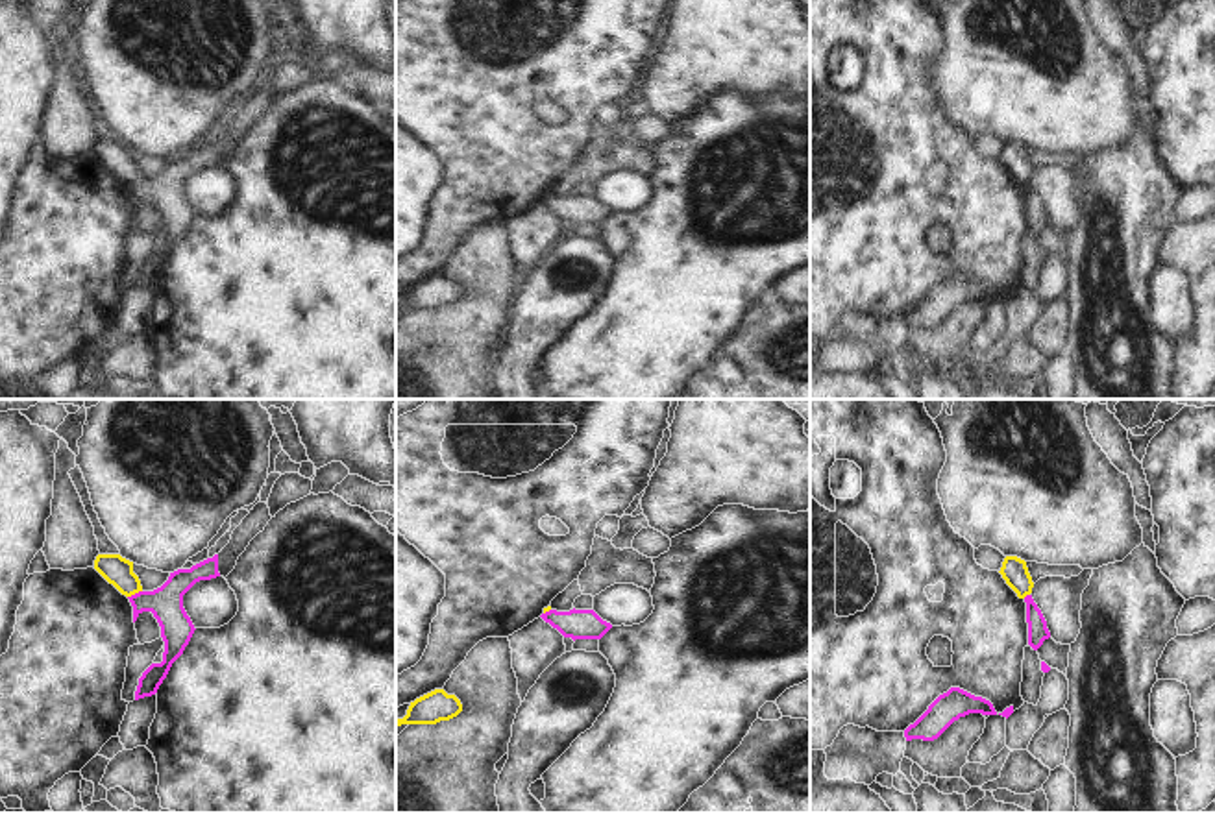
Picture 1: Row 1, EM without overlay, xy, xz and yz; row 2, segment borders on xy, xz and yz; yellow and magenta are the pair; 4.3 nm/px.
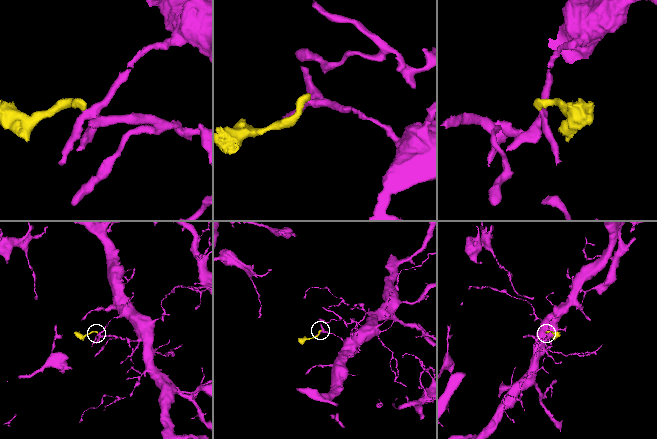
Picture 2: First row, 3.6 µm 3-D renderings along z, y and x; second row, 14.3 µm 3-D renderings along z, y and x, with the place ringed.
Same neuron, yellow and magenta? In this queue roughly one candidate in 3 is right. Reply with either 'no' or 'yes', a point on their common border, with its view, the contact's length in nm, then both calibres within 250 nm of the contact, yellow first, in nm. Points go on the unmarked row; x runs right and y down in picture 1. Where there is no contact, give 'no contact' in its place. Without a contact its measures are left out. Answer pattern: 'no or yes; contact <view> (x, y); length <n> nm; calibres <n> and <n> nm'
no; contact xy (134, 180); length 70 nm; calibres 130 and 150 nm

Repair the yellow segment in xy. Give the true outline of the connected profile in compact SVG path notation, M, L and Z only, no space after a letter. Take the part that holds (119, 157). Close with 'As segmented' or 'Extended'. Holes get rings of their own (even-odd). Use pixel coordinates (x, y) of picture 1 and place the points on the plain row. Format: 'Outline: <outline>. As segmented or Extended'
Outline: M98 140L94 155L126 183L142 177L141 166L133 159L133 148L120 140Z. As segmented.

